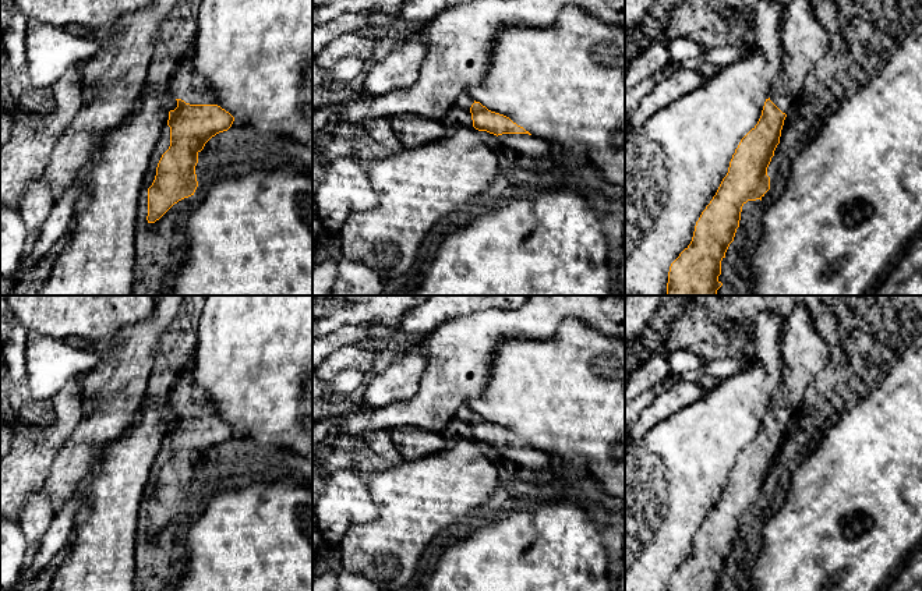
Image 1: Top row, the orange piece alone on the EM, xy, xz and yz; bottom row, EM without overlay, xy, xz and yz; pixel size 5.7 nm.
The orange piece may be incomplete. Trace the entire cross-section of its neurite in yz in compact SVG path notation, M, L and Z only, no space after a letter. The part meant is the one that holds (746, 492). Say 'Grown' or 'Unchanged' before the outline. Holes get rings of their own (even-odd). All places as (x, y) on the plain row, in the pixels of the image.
Grown. M796 304L785 319L783 375L771 396L757 436L741 452L728 485L696 534L690 556L671 576L668 591L718 591L721 573L739 539L742 519L770 502L767 479L780 456L784 432L802 411L810 383L833 368L830 346L813 325L803 304Z

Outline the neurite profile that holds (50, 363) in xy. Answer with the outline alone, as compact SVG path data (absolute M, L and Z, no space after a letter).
M28 330L25 344L27 382L31 400L50 403L70 381L81 379L96 362L92 350L84 350L36 330Z

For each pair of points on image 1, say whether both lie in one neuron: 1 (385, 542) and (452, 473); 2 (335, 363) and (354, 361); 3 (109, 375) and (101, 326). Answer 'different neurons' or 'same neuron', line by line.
1: same neuron
2: same neuron
3: different neurons

